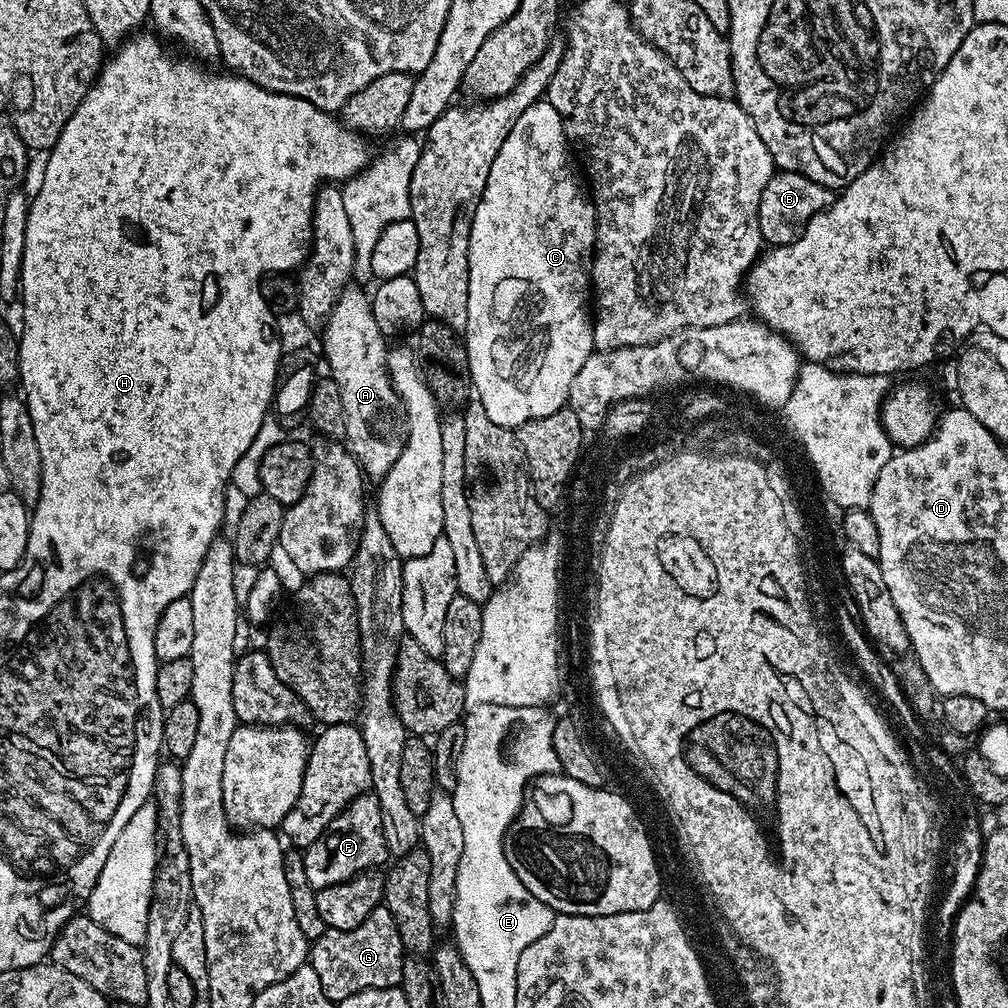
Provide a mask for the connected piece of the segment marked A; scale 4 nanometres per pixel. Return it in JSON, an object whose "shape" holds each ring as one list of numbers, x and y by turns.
{"shape":[[349,286,338,298,338,302,332,307,326,323,323,325,324,332,324,356,328,359,328,368,331,379,336,381,338,390,342,390,342,410,346,410,346,447,352,453,354,459,360,464,360,471,365,477,374,478,379,482,394,466,398,460,398,454,404,449,406,435,405,425,402,423,402,405,399,396,396,395,392,378,388,375,388,350,389,341,378,330,378,322,374,322,372,313,372,301,369,293,360,286]]}

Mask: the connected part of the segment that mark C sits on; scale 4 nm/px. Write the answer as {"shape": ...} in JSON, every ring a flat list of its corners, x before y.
{"shape":[[541,98,541,99,539,99,539,100,537,100,537,101,536,101,536,103,535,103,535,104,532,104,532,105,531,105,531,106,530,106,530,107,528,107,528,108,527,108,527,109,526,109,526,110,522,110,522,118,518,118,518,122,514,122,514,126,513,126,513,127,512,127,512,129,511,129,511,130,510,130,510,134,509,134,509,135,508,135,508,137,507,137,507,138,506,138,506,142,502,142,502,150,498,150,498,158,494,158,494,166,490,166,490,178,486,178,486,190,485,190,485,191,484,191,484,193,483,193,483,194,482,194,482,198,481,198,481,199,480,199,480,201,479,201,479,202,478,202,478,206,477,206,477,207,476,207,476,213,475,213,475,214,474,214,474,218,473,218,473,219,472,219,472,229,471,229,471,230,470,230,470,250,469,250,469,251,468,251,468,269,469,269,469,270,470,270,470,294,469,294,469,295,468,295,468,305,467,305,467,306,466,306,466,326,465,326,465,327,464,327,464,331,463,331,463,333,462,333,462,339,463,339,463,342,464,342,464,345,465,345,465,346,466,346,466,350,467,350,467,351,468,351,468,361,469,361,469,362,470,362,470,374,471,374,471,375,472,375,472,387,473,387,473,389,474,389,474,392,475,392,475,395,476,395,476,396,477,396,477,397,478,397,478,403,480,403,480,405,481,405,481,406,482,406,482,410,486,410,486,418,490,418,490,422,495,422,495,424,496,424,496,425,498,425,498,426,502,426,502,427,503,427,503,428,511,428,511,429,513,429,513,430,515,430,515,429,518,429,518,428,521,428,521,426,522,426,522,425,524,425,524,424,525,424,525,423,526,423,526,422,530,422,530,421,531,421,531,420,533,420,533,419,534,419,534,418,546,418,546,414,554,414,554,410,558,410,558,409,559,409,559,408,562,408,562,407,565,407,565,405,567,405,567,403,568,403,568,395,569,395,569,394,570,394,570,384,571,384,571,383,572,383,572,382,574,382,574,378,575,378,575,377,577,377,577,375,578,375,578,370,582,370,582,366,583,366,583,364,584,364,584,363,585,363,585,362,586,362,586,358,590,358,590,357,591,357,591,356,592,356,592,353,593,353,593,351,594,351,594,345,593,345,593,343,592,343,592,325,593,325,593,323,594,323,594,316,593,316,593,313,592,313,592,312,591,312,591,311,590,311,590,301,591,301,591,300,592,300,592,299,593,299,593,296,594,296,594,293,593,293,593,291,592,291,592,289,591,289,591,286,592,286,592,274,591,274,591,270,592,270,592,257,593,257,593,255,594,255,594,249,595,249,595,246,596,246,596,206,595,206,595,204,593,204,593,203,592,203,592,198,591,198,591,195,589,195,589,193,588,193,588,192,587,192,587,191,586,191,586,188,585,188,585,185,584,185,584,184,583,184,583,183,582,183,582,180,581,180,581,177,580,177,580,176,579,176,579,175,578,175,578,172,577,172,577,176,578,176,578,177,576,177,576,172,575,172,575,170,574,170,574,169,572,169,572,160,571,160,571,159,572,159,572,160,573,160,573,157,572,157,572,156,571,156,571,155,570,155,570,145,569,145,569,143,568,143,568,139,567,139,567,138,566,138,566,134,565,134,565,133,564,133,564,123,563,123,563,122,562,122,562,118,561,118,561,117,560,117,560,115,559,115,559,114,558,114,558,110,554,110,554,106,553,106,553,105,552,105,552,104,550,104,550,103,548,103,548,101,547,101,547,99,544,99,544,98]]}

